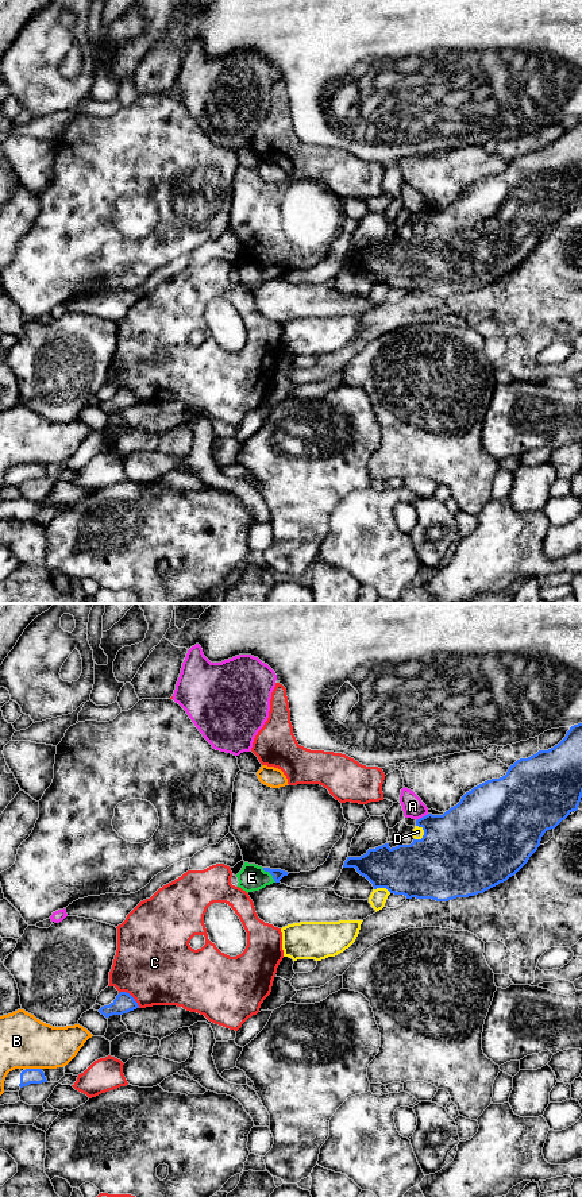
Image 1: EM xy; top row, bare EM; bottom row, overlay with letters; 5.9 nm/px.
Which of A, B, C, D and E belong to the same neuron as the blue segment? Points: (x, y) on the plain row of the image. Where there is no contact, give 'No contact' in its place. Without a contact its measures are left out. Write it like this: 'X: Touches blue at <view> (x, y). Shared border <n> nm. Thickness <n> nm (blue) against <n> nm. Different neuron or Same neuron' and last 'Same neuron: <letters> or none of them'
A: Touches blue at xy (423, 212). Shared border 90 nm. Thickness 380 nm (blue) against 130 nm. Different neuron
B: Touches blue at xy (34, 464). Shared border 100 nm. Thickness 100 nm (blue) against 320 nm. Different neuron
C: Touches blue at xy (131, 392). Shared border 160 nm. Thickness 120 nm (blue) against 480 nm. Different neuron
D: Touches blue at xy (424, 227). Shared border 100 nm. Thickness 500 nm (blue) against 60 nm. Different neuron
E: Touches blue at xy (270, 269). Shared border 120 nm. Thickness 70 nm (blue) against 160 nm. Same neuron
Same neuron: E

